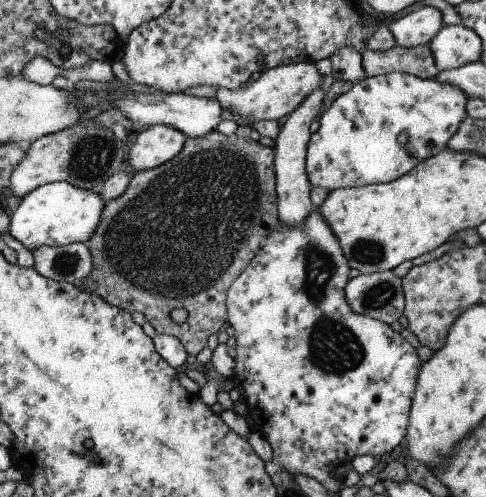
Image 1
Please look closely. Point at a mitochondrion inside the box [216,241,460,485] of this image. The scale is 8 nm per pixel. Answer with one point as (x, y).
(334, 351)

